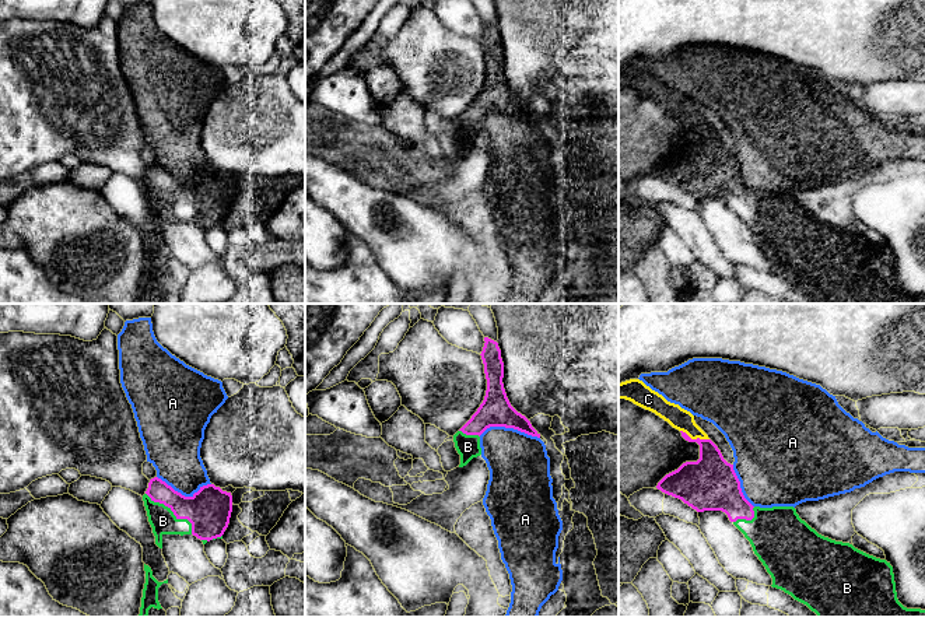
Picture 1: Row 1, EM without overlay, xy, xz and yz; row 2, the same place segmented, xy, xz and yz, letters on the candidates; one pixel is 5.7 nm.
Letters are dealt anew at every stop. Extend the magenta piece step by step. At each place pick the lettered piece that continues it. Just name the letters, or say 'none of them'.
B, C

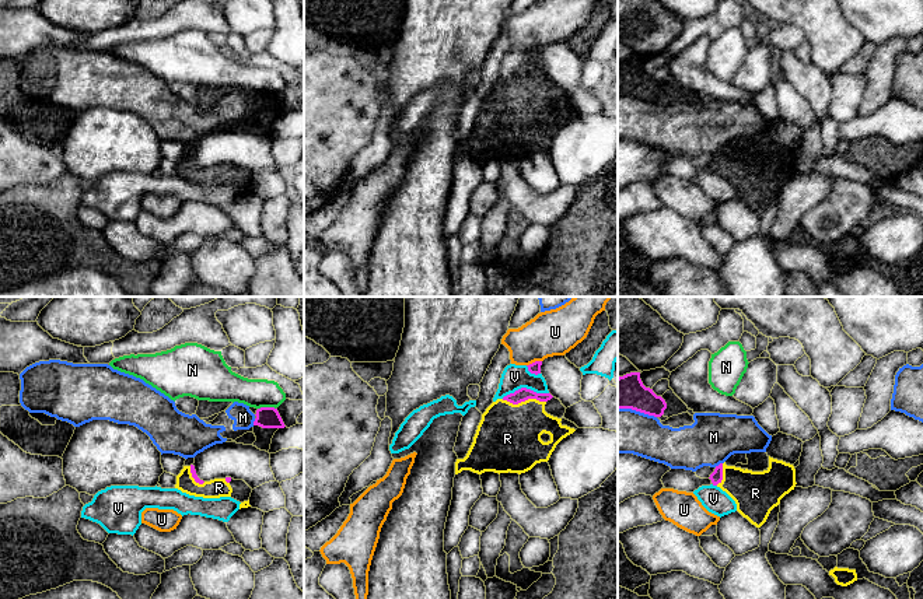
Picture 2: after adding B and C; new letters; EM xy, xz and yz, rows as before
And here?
R

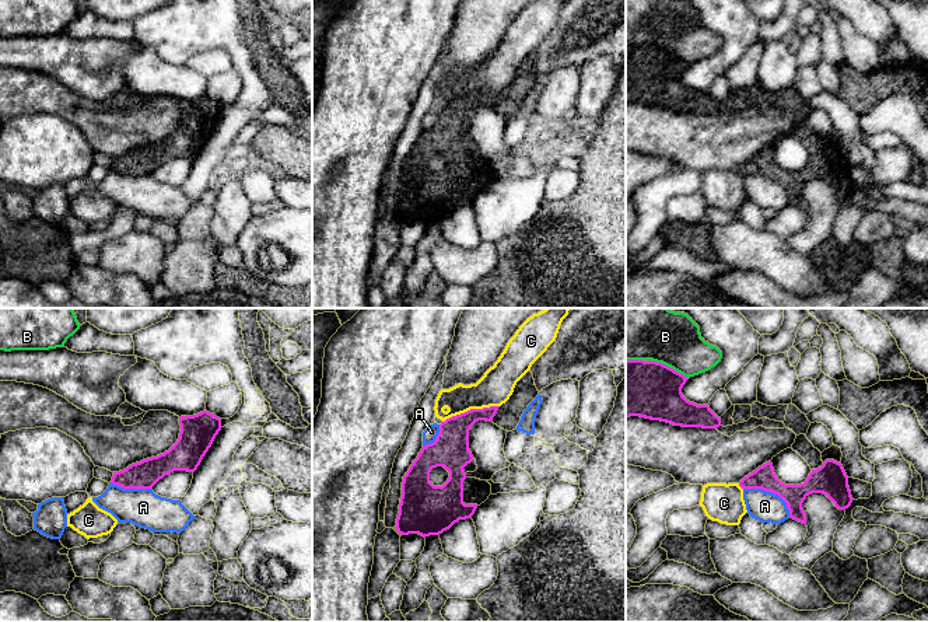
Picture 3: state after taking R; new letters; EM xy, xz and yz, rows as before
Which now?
none of them

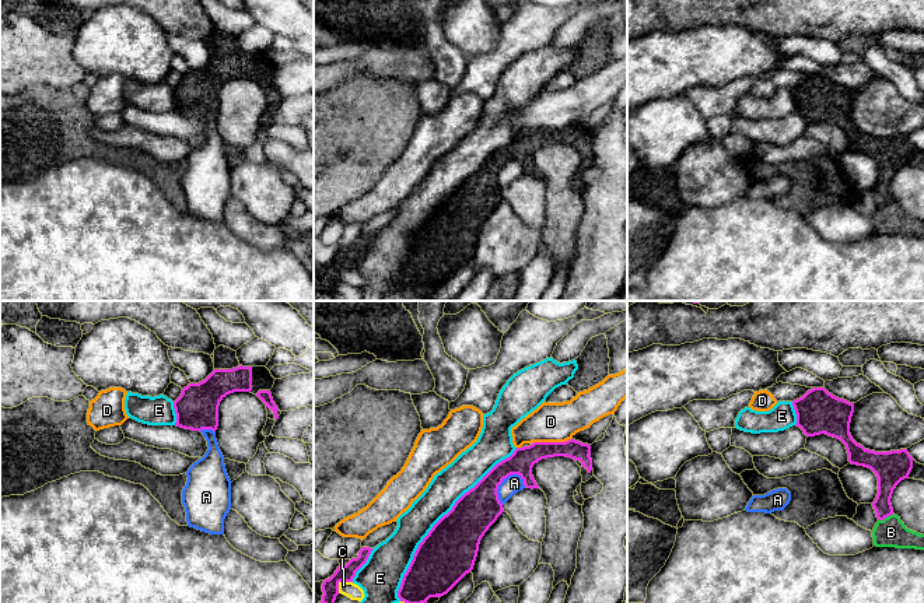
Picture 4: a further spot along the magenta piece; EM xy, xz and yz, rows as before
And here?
none of them

